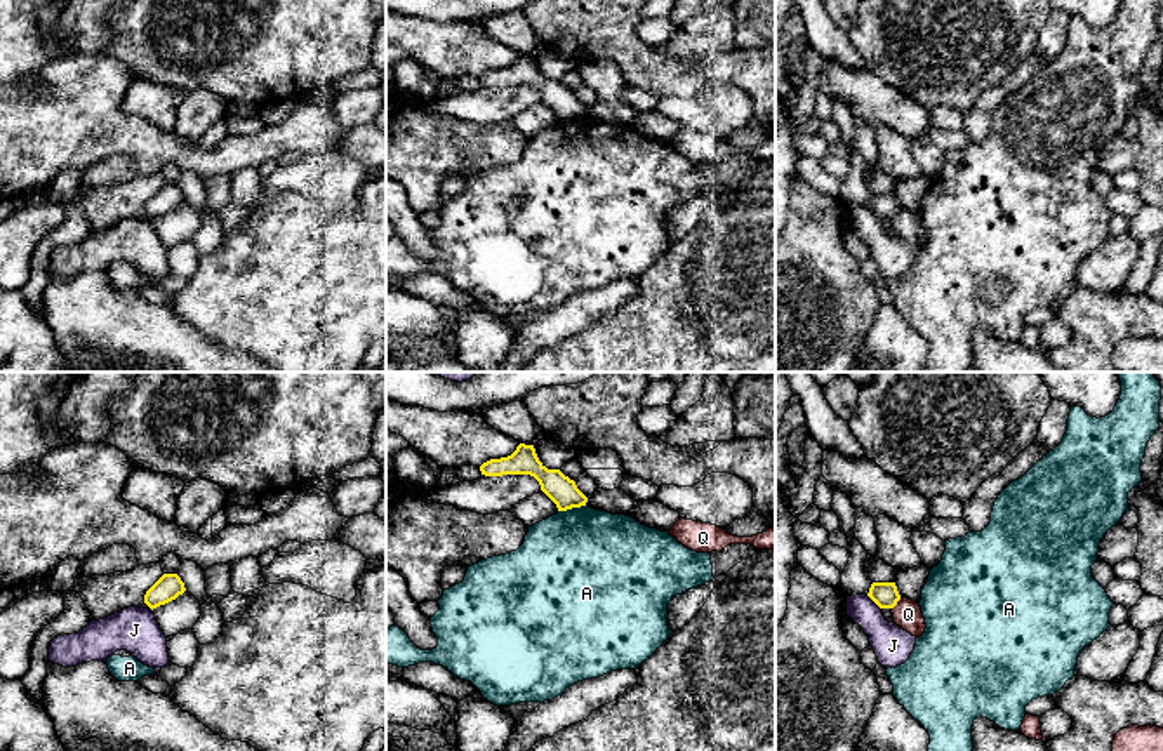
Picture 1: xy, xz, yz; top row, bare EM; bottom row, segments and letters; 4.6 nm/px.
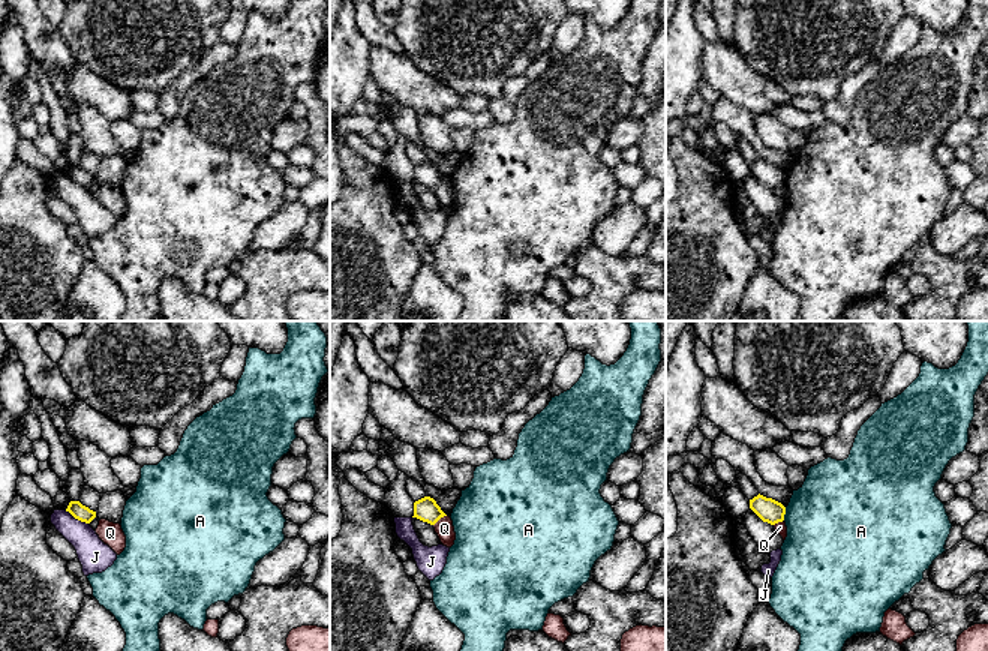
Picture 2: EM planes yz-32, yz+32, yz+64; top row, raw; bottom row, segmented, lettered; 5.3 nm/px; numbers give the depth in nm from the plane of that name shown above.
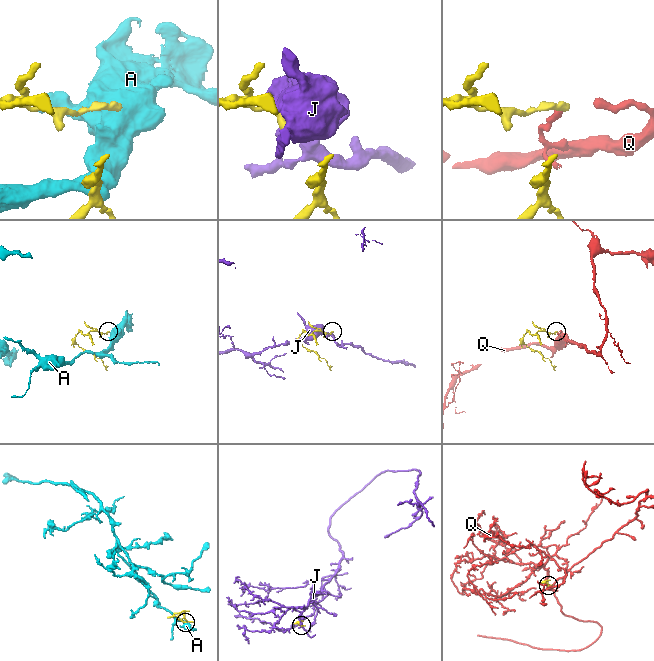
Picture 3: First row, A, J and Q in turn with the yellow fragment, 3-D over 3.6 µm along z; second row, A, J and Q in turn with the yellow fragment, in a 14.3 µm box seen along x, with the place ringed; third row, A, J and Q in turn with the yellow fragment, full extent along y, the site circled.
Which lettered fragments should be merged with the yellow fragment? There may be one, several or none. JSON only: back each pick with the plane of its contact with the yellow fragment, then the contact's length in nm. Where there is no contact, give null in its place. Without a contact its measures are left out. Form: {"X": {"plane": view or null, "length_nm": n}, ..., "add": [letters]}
{"add": []}

